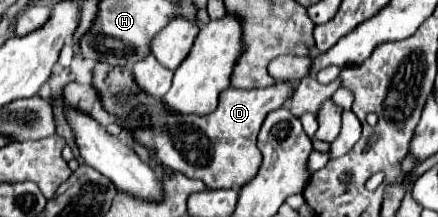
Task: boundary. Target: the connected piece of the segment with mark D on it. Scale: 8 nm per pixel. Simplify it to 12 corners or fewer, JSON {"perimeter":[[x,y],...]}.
{"perimeter":[[96,63],[102,107],[142,147],[210,189],[260,167],[262,119],[294,81],[228,87],[210,115],[178,115]]}

